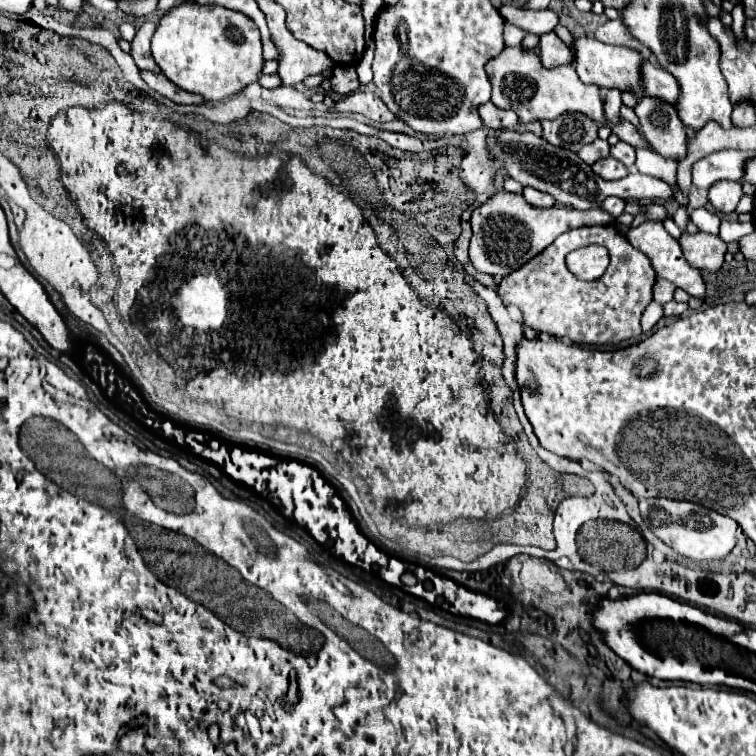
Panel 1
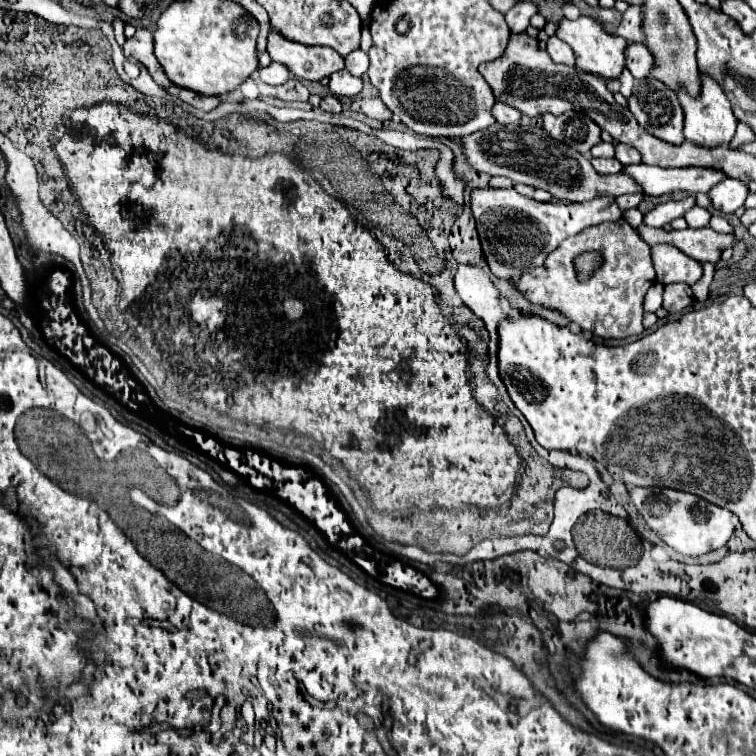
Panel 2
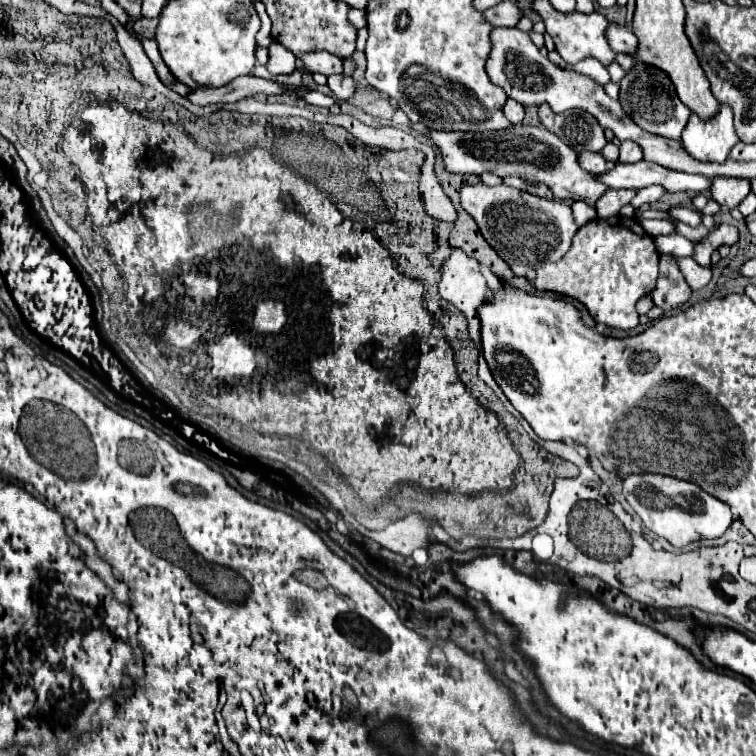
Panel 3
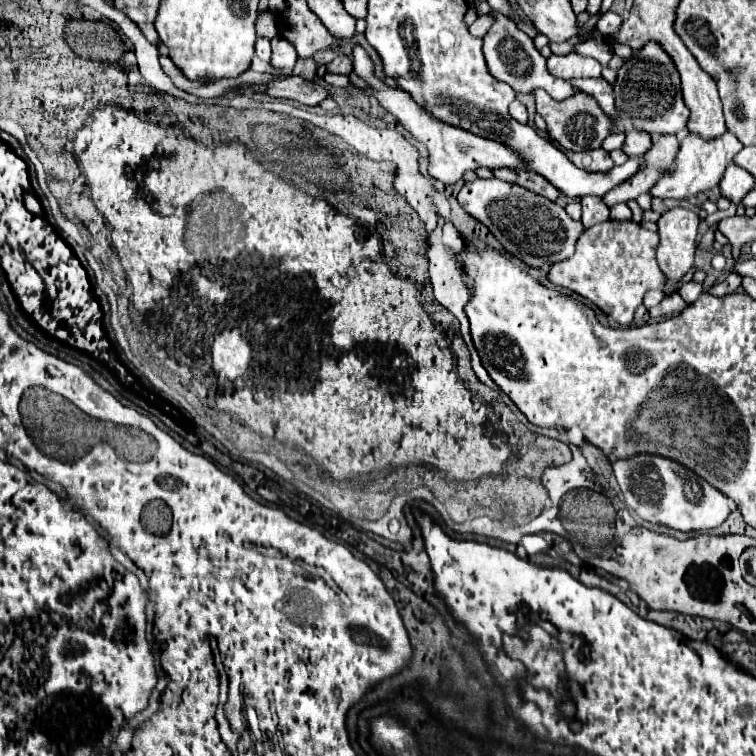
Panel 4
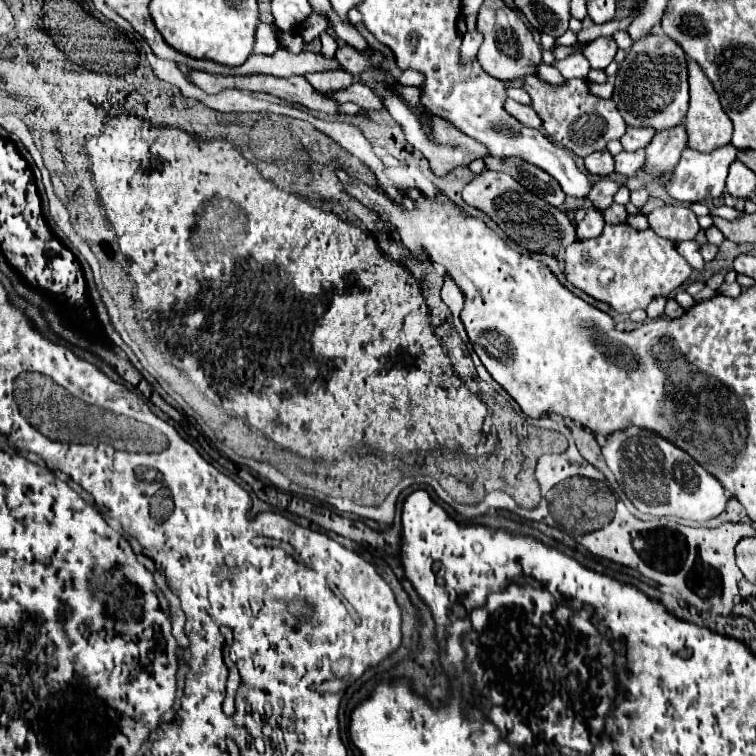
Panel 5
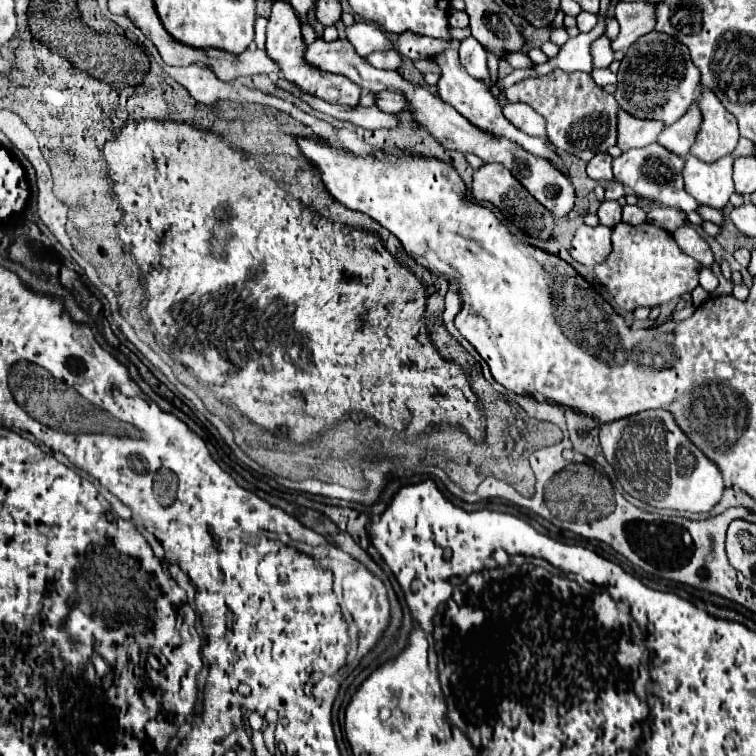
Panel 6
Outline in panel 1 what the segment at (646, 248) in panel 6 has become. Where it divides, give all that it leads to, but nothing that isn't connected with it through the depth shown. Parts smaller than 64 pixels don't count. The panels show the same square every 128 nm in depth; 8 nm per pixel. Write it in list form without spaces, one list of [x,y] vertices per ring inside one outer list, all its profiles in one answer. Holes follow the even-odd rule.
[[[608,224],[608,226],[576,228],[572,232],[566,232],[564,236],[560,236],[560,240],[556,240],[556,244],[552,244],[552,248],[546,248],[544,252],[540,252],[540,256],[536,256],[536,260],[528,262],[528,266],[524,264],[524,268],[518,268],[510,276],[506,276],[498,284],[498,296],[504,300],[506,306],[518,306],[524,314],[524,326],[536,332],[544,332],[554,338],[570,338],[576,344],[618,344],[622,340],[642,334],[640,316],[644,308],[652,302],[654,282],[656,282],[656,272],[648,256],[636,250],[614,224]],[[588,244],[602,244],[604,248],[608,248],[610,266],[604,272],[604,276],[600,276],[598,280],[582,282],[572,276],[572,272],[566,268],[564,258],[568,252]]]

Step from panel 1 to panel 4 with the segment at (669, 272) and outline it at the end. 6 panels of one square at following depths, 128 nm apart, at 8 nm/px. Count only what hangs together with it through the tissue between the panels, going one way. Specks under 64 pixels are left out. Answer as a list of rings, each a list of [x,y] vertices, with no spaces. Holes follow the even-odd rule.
[[[688,282],[688,284],[684,284],[684,286],[678,290],[678,294],[680,294],[688,304],[692,304],[692,302],[696,302],[696,300],[704,294],[704,288],[702,288],[702,284]]]

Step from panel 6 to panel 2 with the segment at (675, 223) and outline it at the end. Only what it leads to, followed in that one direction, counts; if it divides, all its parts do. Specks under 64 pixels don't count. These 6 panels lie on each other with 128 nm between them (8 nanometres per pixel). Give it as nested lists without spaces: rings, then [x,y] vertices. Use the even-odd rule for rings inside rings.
[[[664,284],[664,302],[662,302],[662,308],[668,312],[668,314],[676,314],[680,310],[684,310],[686,306],[690,306],[694,302],[694,296],[692,296],[692,290],[690,286],[686,284]]]

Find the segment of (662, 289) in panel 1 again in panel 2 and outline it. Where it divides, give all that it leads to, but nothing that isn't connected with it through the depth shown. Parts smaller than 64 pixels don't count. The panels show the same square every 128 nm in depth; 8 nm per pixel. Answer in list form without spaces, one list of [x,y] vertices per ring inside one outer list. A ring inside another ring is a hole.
[[[656,282],[644,296],[644,312],[656,312],[662,304],[662,284]]]

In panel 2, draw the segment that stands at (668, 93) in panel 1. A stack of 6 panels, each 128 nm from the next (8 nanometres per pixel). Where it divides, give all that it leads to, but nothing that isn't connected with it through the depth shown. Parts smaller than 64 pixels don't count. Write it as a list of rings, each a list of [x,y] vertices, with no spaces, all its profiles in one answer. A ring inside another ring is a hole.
[[[628,42],[628,48],[624,52],[626,56],[626,68],[632,72],[634,78],[648,78],[654,58],[650,54],[650,50],[644,44],[636,44],[636,42]]]

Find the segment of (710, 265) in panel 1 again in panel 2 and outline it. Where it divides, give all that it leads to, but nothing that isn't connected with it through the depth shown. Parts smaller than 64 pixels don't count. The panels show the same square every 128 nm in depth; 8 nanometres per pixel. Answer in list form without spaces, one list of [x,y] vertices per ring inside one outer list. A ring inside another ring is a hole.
[[[638,226],[640,236],[650,244],[672,244],[678,250],[686,252],[686,256],[698,260],[698,262],[718,262],[720,254],[724,248],[730,248],[734,242],[734,234],[720,234],[714,232],[712,228],[686,228],[686,230],[662,230],[662,228],[652,228],[652,226]]]

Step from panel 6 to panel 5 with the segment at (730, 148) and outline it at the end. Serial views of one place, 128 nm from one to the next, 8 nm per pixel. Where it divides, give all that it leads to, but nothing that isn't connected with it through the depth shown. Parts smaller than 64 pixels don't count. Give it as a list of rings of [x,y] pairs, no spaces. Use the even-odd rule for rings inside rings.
[[[690,60],[688,62],[688,82],[690,82],[690,108],[686,116],[686,128],[688,128],[688,146],[698,152],[712,152],[714,148],[726,146],[732,142],[732,120],[728,114],[722,112],[720,100],[710,84],[710,80],[704,76],[704,72]]]

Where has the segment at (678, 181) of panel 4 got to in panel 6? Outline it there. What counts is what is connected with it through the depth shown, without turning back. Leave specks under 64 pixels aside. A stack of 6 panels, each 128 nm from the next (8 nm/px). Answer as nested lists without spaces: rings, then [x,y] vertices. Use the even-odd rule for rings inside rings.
[[[688,156],[684,166],[686,192],[694,196],[698,204],[724,210],[730,196],[734,194],[732,162],[734,162],[732,156],[720,158],[718,162],[712,164],[704,164],[702,160]]]

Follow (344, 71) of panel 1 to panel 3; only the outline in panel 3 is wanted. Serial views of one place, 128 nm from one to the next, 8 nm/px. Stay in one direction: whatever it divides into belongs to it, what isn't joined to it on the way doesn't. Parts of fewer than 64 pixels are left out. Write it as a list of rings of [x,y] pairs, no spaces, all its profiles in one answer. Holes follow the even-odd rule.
[[[346,74],[328,76],[328,86],[334,92],[334,96],[340,100],[348,100],[354,94],[354,80]]]

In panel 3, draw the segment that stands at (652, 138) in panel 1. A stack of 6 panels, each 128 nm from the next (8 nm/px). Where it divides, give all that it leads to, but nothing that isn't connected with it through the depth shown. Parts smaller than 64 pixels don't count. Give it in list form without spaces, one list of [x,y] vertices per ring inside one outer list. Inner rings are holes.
[[[636,62],[632,70],[622,78],[620,82],[620,104],[624,112],[646,132],[658,134],[664,138],[674,138],[680,140],[680,134],[684,126],[688,124],[690,110],[680,102],[676,96],[676,88],[668,74],[656,66],[648,66],[644,62]]]

